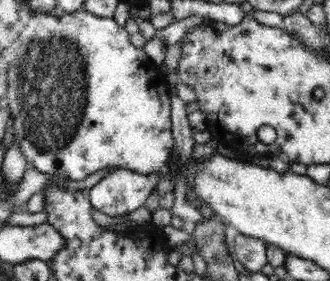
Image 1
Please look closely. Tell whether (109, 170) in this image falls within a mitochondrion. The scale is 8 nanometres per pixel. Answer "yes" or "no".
no

